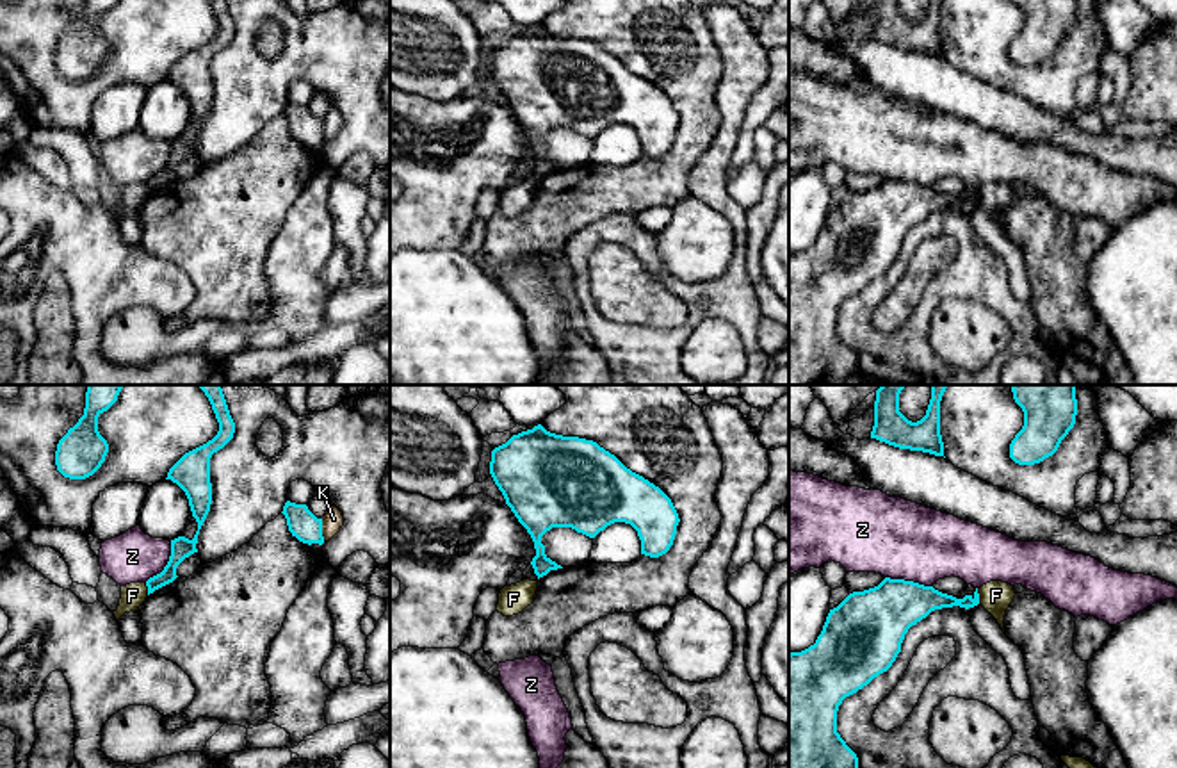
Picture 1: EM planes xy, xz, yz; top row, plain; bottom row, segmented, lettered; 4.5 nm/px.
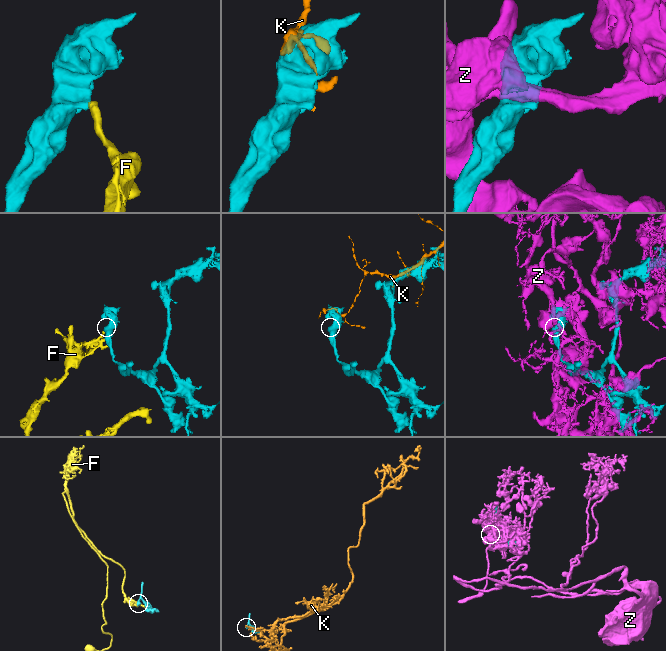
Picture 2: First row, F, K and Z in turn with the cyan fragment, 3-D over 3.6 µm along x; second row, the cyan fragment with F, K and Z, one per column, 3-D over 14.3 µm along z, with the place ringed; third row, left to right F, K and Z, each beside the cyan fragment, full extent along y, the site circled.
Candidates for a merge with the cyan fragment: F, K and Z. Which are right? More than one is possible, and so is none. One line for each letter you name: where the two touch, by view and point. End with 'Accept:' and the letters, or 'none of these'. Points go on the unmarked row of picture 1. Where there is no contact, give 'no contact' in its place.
Accept: none of these

